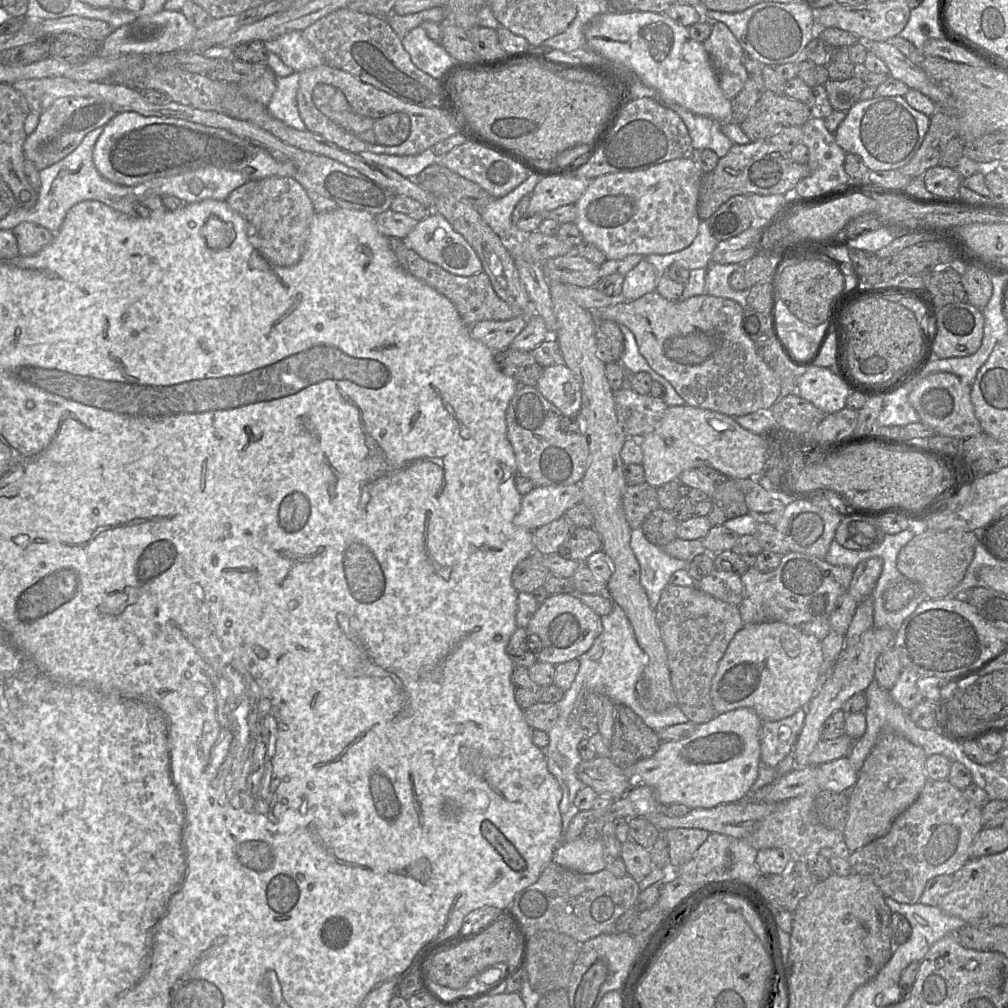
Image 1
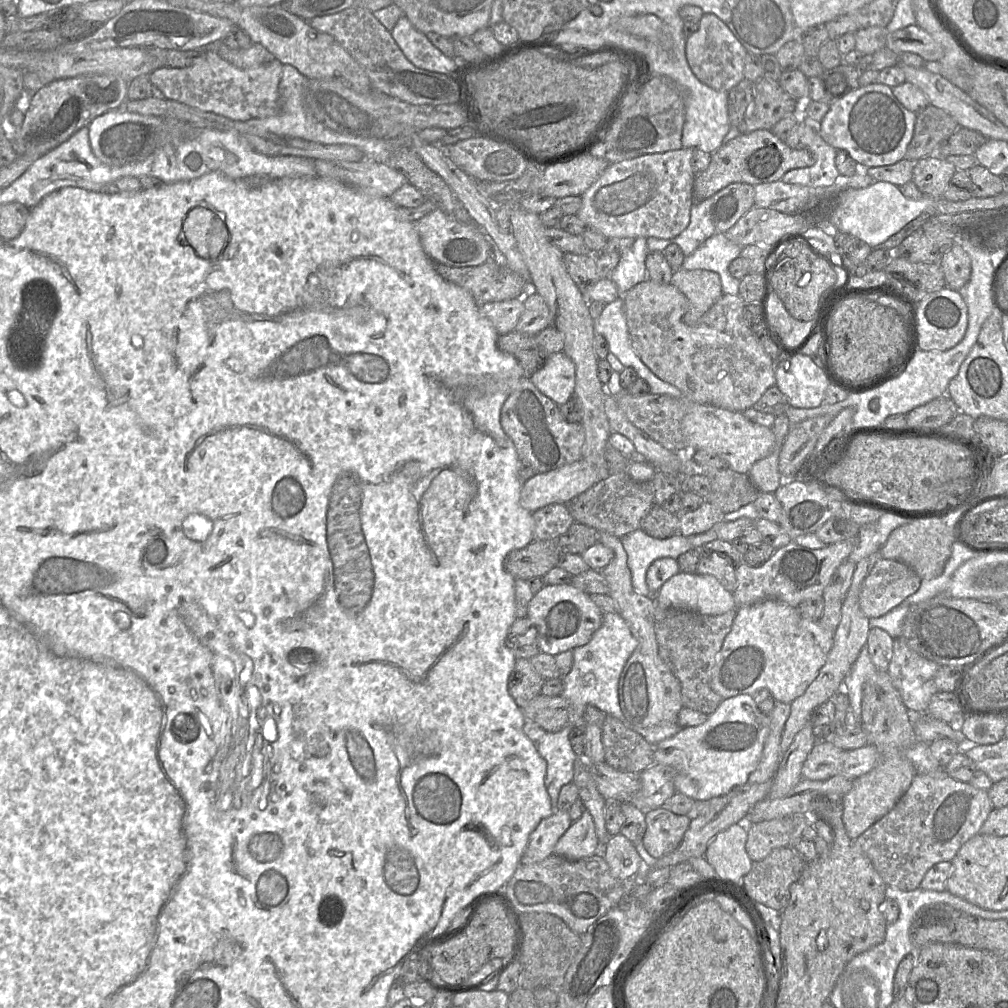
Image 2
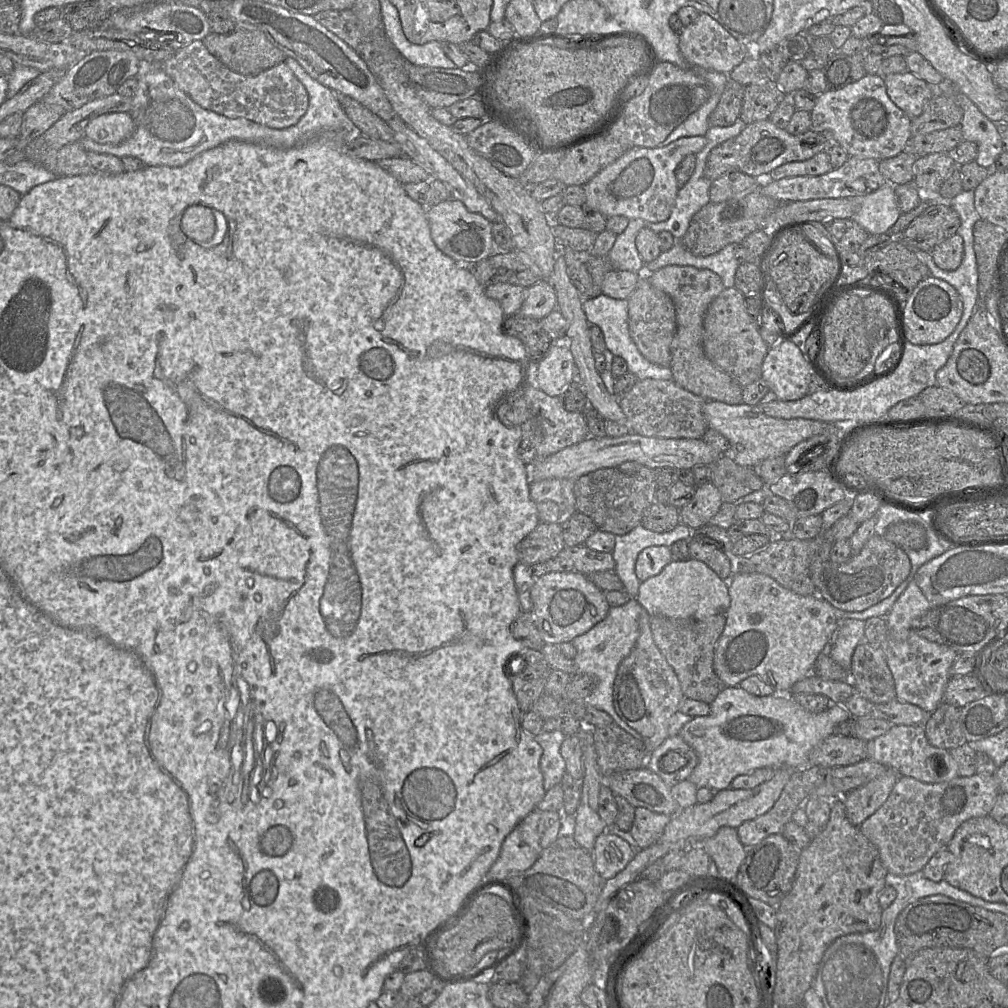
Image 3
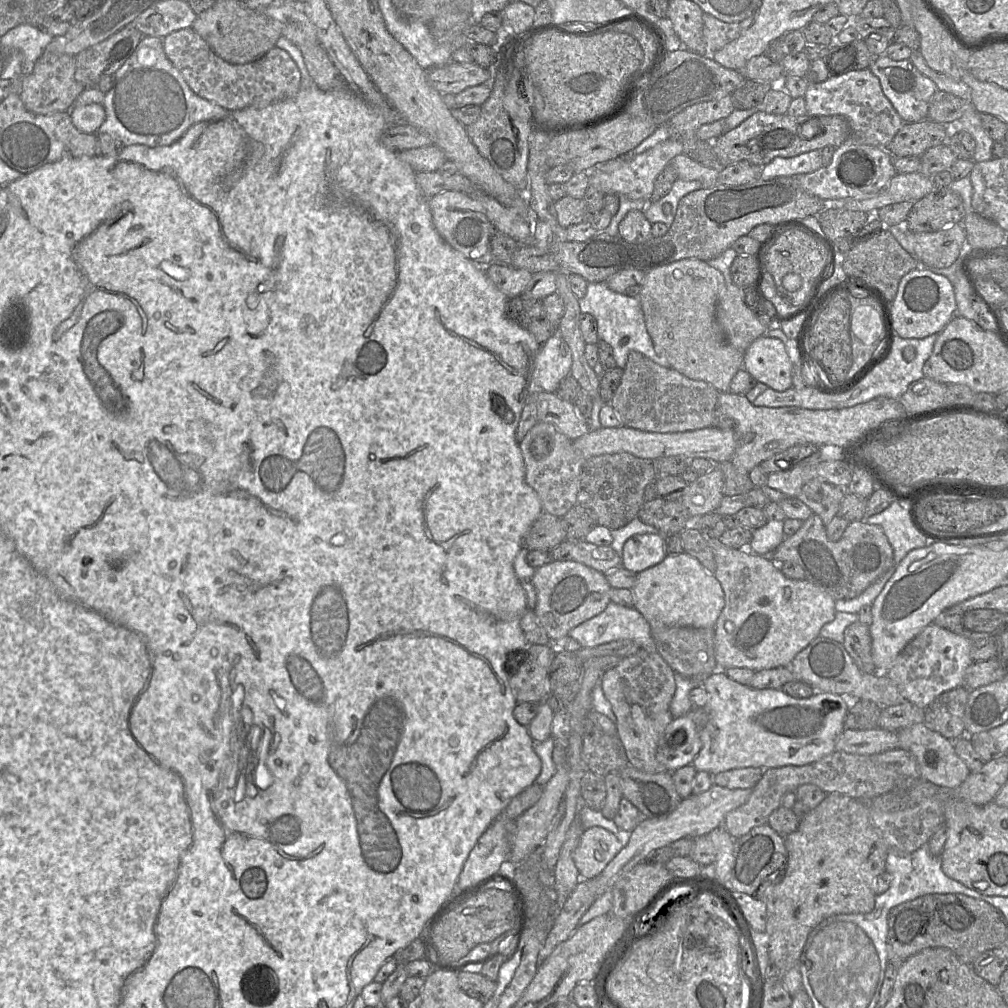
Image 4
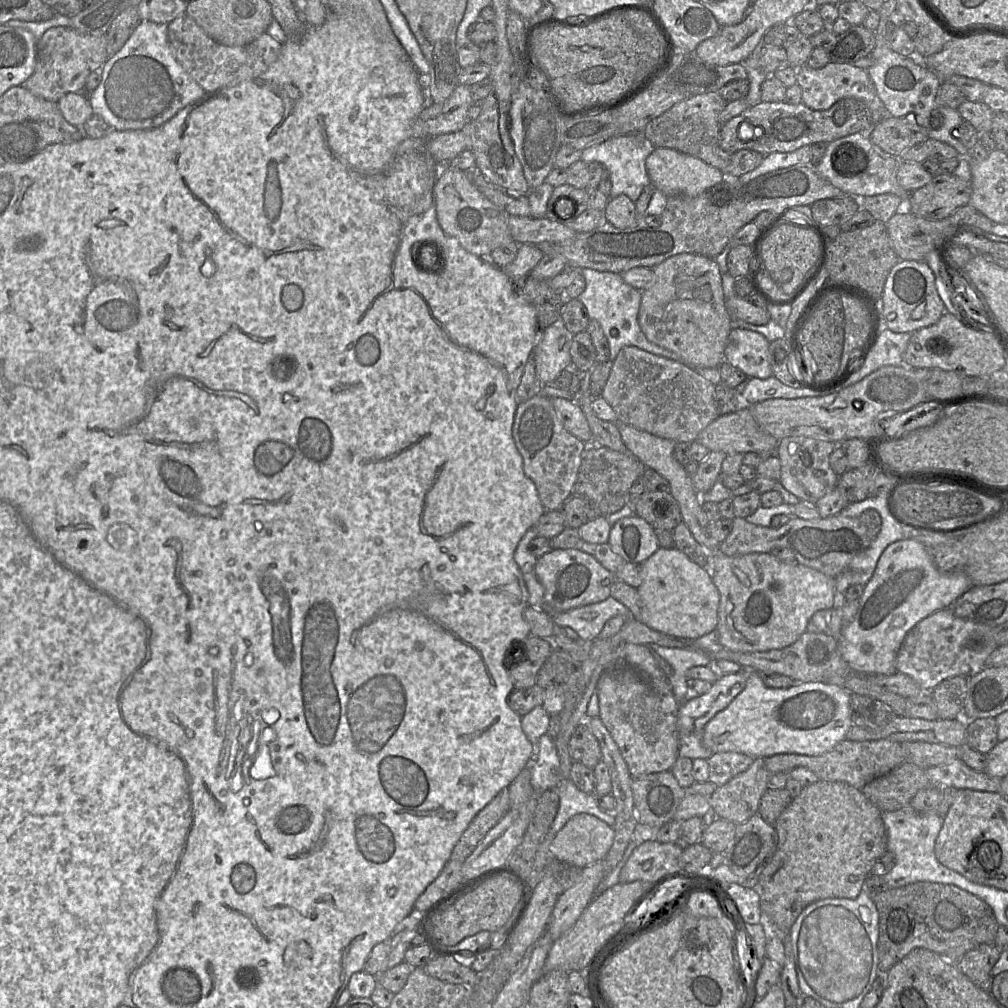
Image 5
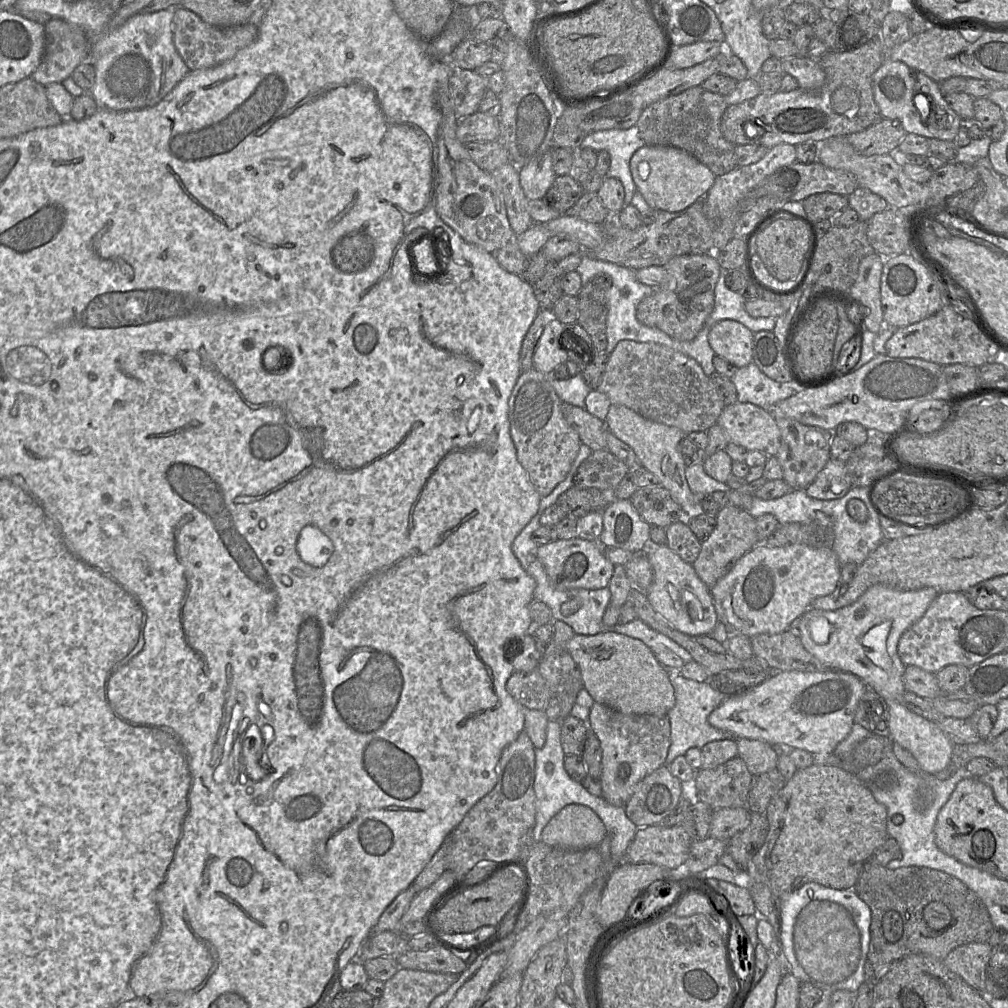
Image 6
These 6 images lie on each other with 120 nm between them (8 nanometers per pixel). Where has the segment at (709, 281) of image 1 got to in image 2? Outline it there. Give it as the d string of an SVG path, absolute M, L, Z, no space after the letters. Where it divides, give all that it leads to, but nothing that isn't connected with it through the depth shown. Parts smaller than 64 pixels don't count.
M715 233L692 254L685 256L685 270L708 270L719 275L723 294L739 295L740 280L729 272L730 263L740 256L742 247L729 240L726 234Z

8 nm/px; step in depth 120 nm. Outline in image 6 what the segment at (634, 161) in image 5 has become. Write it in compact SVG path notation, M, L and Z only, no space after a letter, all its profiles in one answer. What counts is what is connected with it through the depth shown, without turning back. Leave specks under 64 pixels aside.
M635 125L627 130L602 130L585 136L581 148L590 148L595 152L605 150L610 155L610 167L606 177L617 178L625 191L624 204L629 205L637 191L630 171L633 154L645 146Z

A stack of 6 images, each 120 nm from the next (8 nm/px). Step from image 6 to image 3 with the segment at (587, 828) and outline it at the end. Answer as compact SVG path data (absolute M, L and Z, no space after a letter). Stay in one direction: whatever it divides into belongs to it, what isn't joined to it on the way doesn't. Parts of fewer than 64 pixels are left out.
M604 832L597 837L591 853L595 870L607 880L625 869L635 857L636 849L621 837Z

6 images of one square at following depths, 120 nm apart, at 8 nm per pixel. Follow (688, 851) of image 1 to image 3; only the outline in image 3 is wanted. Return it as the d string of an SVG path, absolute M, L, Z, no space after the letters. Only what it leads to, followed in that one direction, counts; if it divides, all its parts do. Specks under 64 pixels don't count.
M635 807L634 821L629 833L641 849L648 848L659 840L671 817Z

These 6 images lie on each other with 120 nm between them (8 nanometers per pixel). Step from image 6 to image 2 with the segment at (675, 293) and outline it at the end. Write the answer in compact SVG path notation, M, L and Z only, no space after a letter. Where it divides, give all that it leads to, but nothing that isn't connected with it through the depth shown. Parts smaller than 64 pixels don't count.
M675 270L670 284L678 288L688 299L689 310L683 317L688 326L696 325L723 295L719 275L708 270Z

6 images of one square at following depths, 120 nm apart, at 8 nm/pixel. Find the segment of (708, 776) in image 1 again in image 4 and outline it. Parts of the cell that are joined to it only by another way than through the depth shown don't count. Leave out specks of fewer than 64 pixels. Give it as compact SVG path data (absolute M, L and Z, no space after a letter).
M717 670L715 673L711 674L702 682L703 687L706 689L709 700L705 707L703 707L708 715L708 721L706 725L700 731L700 738L702 742L702 747L692 762L692 765L695 767L696 771L706 771L711 775L718 774L720 772L738 769L738 768L746 768L746 767L758 767L758 768L776 768L787 765L796 765L802 766L806 764L810 764L812 762L818 761L828 754L835 751L835 745L842 734L844 729L844 721L846 718L846 714L849 708L849 702L846 698L841 695L828 693L828 692L815 692L809 698L793 698L785 693L782 689L773 689L773 688L765 688L765 689L754 689L747 685L743 685L738 683L735 680L731 680L725 673L725 671Z

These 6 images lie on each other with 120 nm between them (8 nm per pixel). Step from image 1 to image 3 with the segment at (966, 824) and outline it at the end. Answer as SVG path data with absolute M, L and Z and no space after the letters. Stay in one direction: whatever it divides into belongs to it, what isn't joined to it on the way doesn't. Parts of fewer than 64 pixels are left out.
M995 774L957 776L941 783L923 783L910 776L899 776L886 801L859 829L877 848L888 873L910 875L922 871L938 850L947 847L964 821L988 815L998 794Z

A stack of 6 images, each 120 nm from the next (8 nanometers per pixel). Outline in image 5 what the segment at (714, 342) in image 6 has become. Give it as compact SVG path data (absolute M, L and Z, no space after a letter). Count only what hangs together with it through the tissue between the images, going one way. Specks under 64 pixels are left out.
M733 328L725 347L725 361L740 369L748 378L769 378L773 376L769 345L770 341L756 331Z

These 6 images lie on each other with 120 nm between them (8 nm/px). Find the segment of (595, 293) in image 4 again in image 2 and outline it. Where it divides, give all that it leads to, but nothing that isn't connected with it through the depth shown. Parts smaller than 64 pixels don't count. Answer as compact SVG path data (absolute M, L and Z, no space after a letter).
M618 297L615 301L604 306L600 317L594 320L594 329L596 333L606 338L610 352L625 367L633 368L638 376L648 383L652 393L669 395L675 399L683 398L677 387L661 380L634 351L628 332L623 298Z

